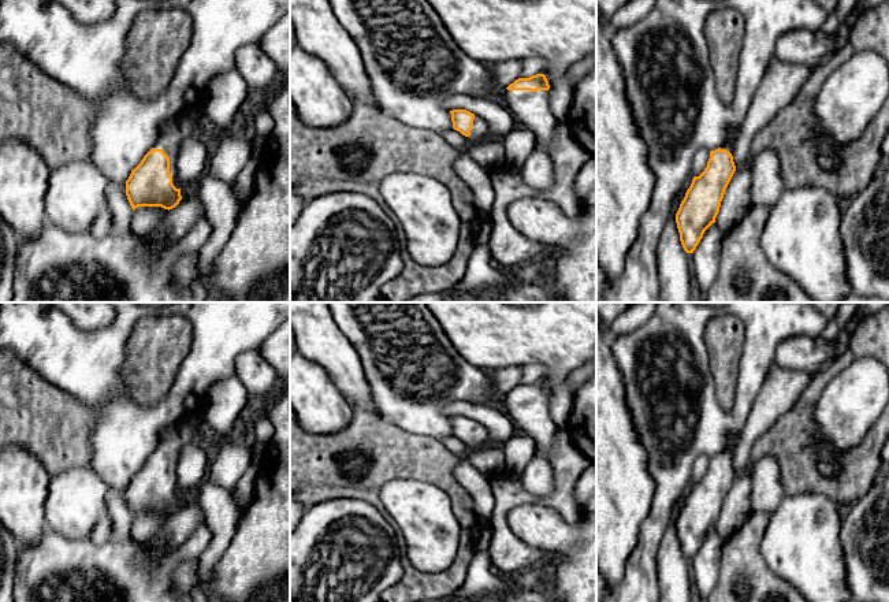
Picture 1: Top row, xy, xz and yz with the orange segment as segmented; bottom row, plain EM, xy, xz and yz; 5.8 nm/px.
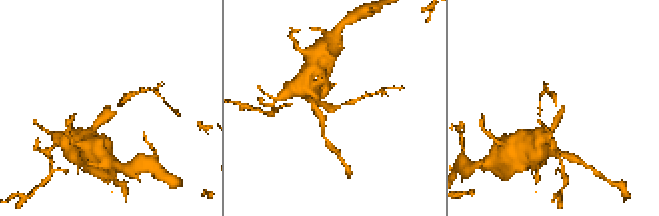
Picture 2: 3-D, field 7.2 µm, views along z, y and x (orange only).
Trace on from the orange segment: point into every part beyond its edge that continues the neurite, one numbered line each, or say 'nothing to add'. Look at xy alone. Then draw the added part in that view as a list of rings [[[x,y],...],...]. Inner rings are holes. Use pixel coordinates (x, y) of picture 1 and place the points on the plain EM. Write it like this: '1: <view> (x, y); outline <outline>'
1: xy (175, 437); outline [[[197,408],[193,415],[185,417],[174,426],[167,427],[161,434],[156,450],[153,452],[153,456],[163,456],[170,464],[170,479],[172,482],[172,490],[176,495],[181,494],[176,483],[176,462],[183,446],[194,441],[191,421],[200,413],[202,413],[202,408]]]

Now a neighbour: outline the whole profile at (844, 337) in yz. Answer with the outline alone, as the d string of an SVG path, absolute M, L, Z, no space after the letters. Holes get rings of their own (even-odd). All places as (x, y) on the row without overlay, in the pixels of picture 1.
M860 316L853 317L836 338L836 348L840 353L848 349L852 332L856 330L859 319Z

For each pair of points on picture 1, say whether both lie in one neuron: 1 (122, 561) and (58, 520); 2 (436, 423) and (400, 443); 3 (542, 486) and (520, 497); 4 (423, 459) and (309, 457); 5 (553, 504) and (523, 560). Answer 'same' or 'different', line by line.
1: different
2: different
3: different
4: same
5: same

